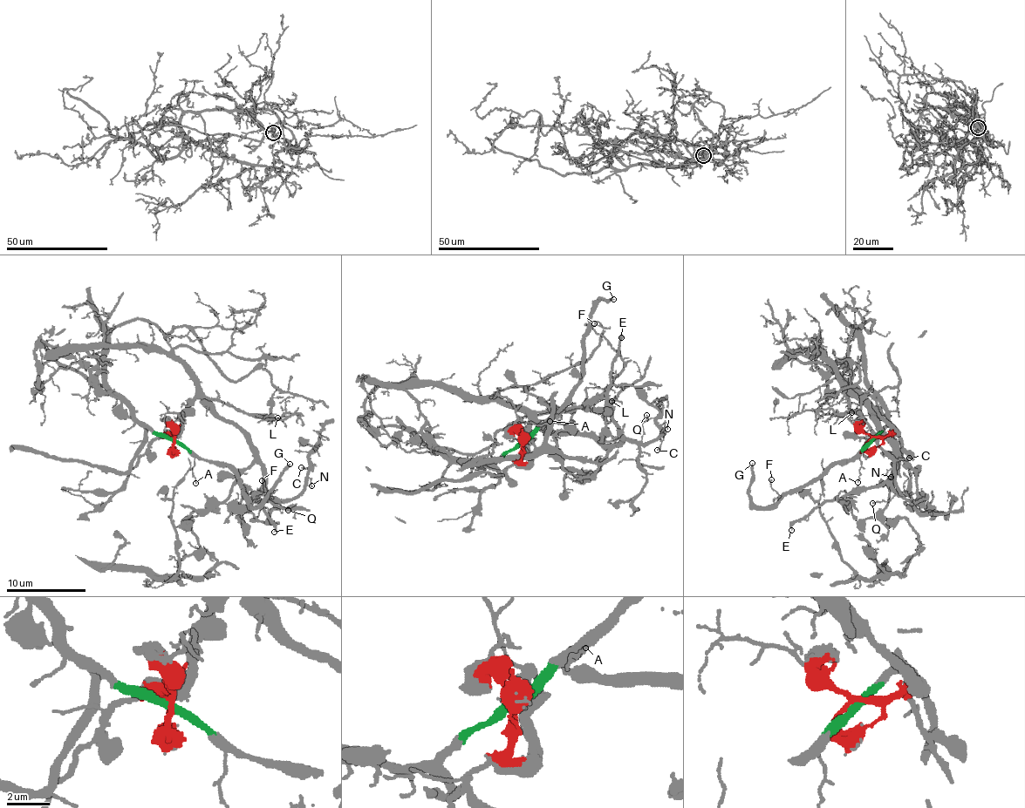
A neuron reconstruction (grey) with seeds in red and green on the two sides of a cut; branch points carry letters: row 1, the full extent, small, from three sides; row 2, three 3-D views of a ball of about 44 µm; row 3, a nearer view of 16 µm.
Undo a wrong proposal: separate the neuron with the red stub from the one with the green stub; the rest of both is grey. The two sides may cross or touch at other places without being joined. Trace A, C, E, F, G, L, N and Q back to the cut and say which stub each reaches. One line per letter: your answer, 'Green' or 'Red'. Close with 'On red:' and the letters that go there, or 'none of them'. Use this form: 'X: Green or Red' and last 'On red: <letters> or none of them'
A: Green
C: Red
E: Red
F: Green
G: Green
L: Red
N: Red
Q: Red
On red: C, E, L, N, Q

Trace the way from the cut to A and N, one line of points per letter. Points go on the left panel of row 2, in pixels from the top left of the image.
A: (174, 438), (194, 458), (192, 470), (195, 484)
N: (174, 438), (183, 411), (197, 398), (205, 398), (240, 431), (270, 493), (291, 499), (308, 478), (311, 485)

